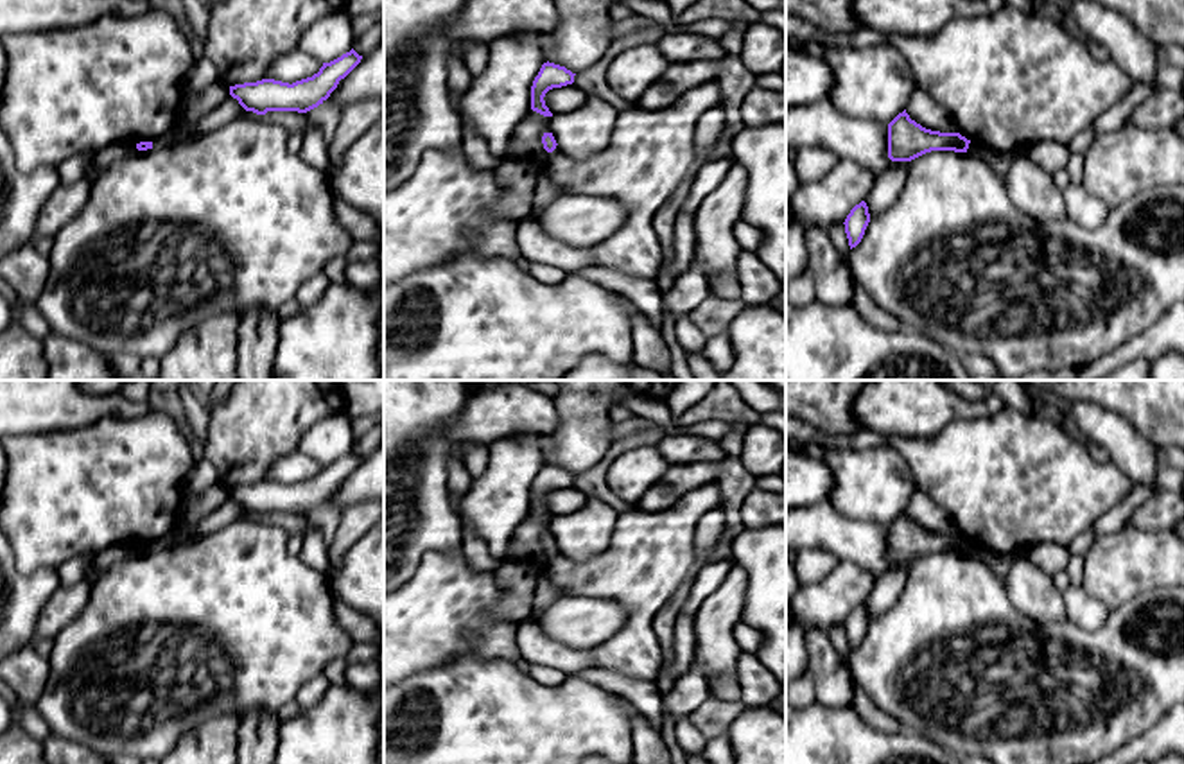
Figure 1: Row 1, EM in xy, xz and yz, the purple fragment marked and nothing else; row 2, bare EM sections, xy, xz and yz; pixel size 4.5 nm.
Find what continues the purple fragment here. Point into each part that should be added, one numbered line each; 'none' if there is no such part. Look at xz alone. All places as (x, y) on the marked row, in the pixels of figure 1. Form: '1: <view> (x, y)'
none

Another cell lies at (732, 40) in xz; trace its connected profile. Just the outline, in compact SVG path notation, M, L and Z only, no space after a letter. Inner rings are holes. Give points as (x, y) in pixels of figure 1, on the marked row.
M728 20L728 30L719 39L727 54L730 56L741 54L746 29L748 23L744 20Z

